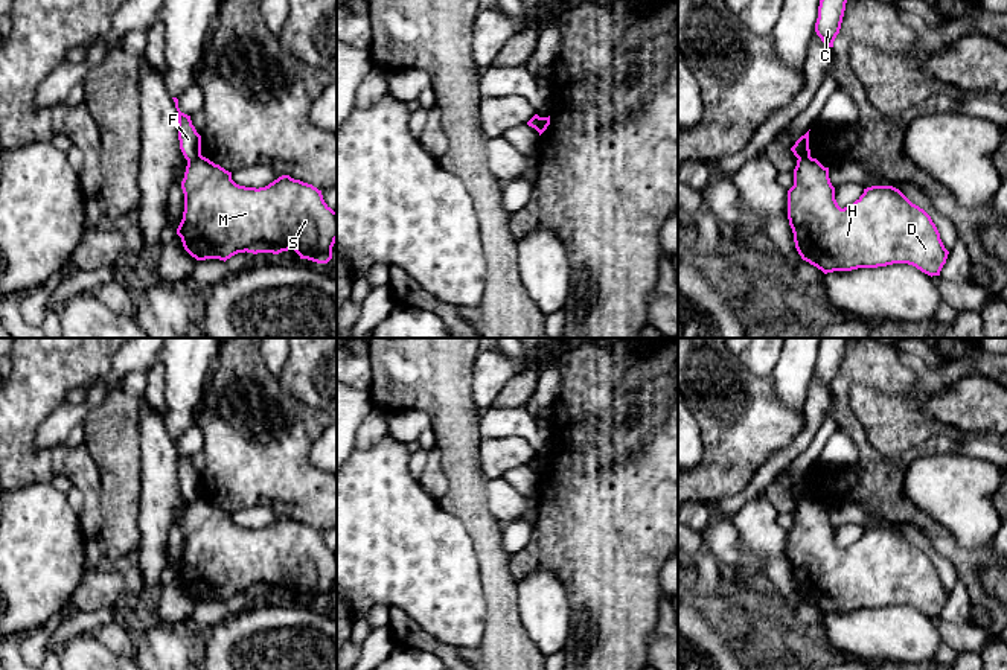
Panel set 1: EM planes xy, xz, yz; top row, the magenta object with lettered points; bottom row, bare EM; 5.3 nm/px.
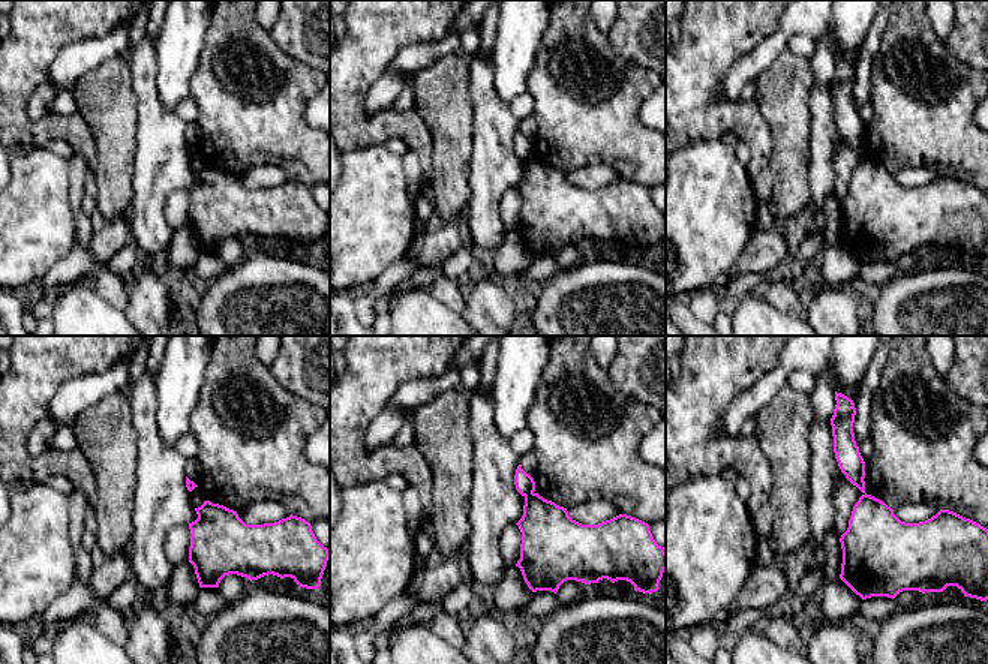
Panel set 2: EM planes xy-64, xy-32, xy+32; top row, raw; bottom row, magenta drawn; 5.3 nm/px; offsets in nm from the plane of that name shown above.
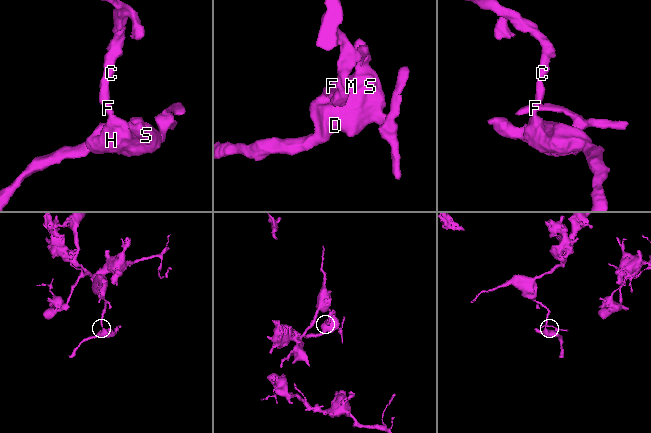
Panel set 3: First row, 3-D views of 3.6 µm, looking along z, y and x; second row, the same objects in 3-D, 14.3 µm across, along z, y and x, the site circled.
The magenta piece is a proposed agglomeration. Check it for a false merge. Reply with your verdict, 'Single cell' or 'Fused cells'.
Fused cells

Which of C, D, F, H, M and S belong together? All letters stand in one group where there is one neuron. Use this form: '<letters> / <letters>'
C F / D H M S

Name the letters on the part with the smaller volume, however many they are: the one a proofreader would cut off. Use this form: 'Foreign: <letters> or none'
Foreign: D, H, M, S

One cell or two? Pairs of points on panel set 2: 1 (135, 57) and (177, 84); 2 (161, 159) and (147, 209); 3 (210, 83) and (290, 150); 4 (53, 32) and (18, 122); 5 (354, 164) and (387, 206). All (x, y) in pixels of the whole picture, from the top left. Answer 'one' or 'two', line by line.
1: two
2: one
3: one
4: one
5: one

